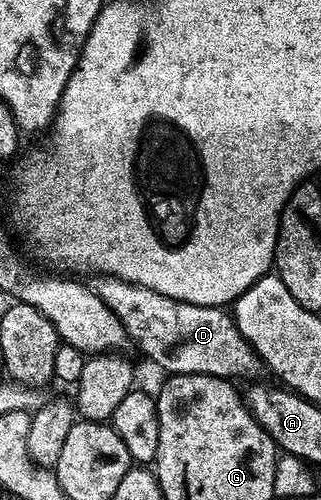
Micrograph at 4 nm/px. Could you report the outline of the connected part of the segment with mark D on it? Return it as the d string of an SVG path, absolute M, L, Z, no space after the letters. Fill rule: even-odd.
M99 276L96 281L93 290L121 320L128 341L136 344L157 367L164 368L164 373L222 376L232 382L251 382L264 375L263 359L249 346L241 330L237 330L230 311L165 298L165 294L157 294L157 290L130 284L116 276Z

